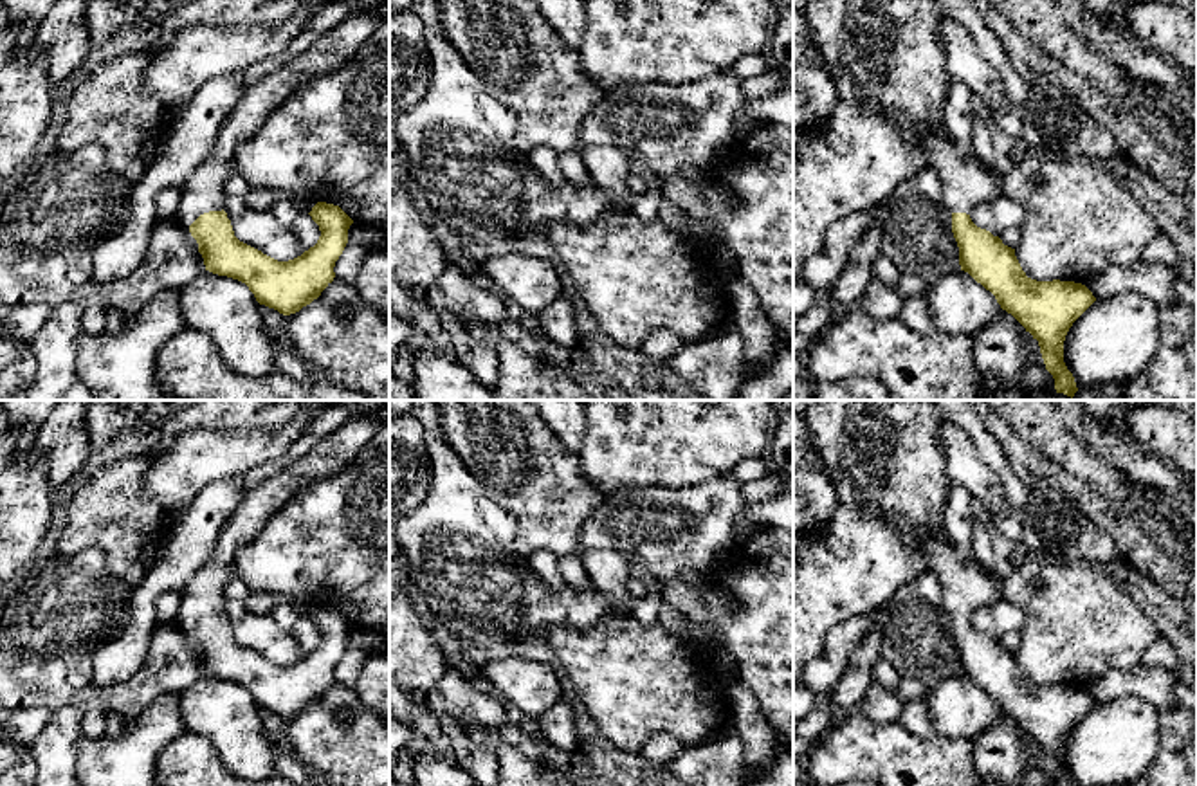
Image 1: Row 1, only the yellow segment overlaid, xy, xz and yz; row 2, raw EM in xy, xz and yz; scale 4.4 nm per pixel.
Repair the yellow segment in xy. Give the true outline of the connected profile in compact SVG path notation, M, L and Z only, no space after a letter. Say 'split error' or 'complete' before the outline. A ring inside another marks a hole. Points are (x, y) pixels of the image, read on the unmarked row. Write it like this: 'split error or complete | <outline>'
split error | M371 415L350 418L305 456L274 469L270 478L247 490L206 562L180 590L177 618L196 644L206 674L245 687L260 708L283 719L310 708L334 685L334 671L348 647L353 624L339 609L317 606L308 618L321 640L314 651L288 665L278 665L240 645L224 615L224 593L234 573L236 552L254 541L267 519L303 487L344 471L382 424Z

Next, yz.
split error | M943 528L925 539L921 552L927 570L939 577L943 588L943 606L952 617L961 674L990 694L1001 712L1038 745L1046 773L1055 786L1074 786L1064 766L1064 745L1096 701L1082 687L1028 681L1015 653L972 626L970 617L979 608L1002 597L1004 582L975 561L963 561Z

